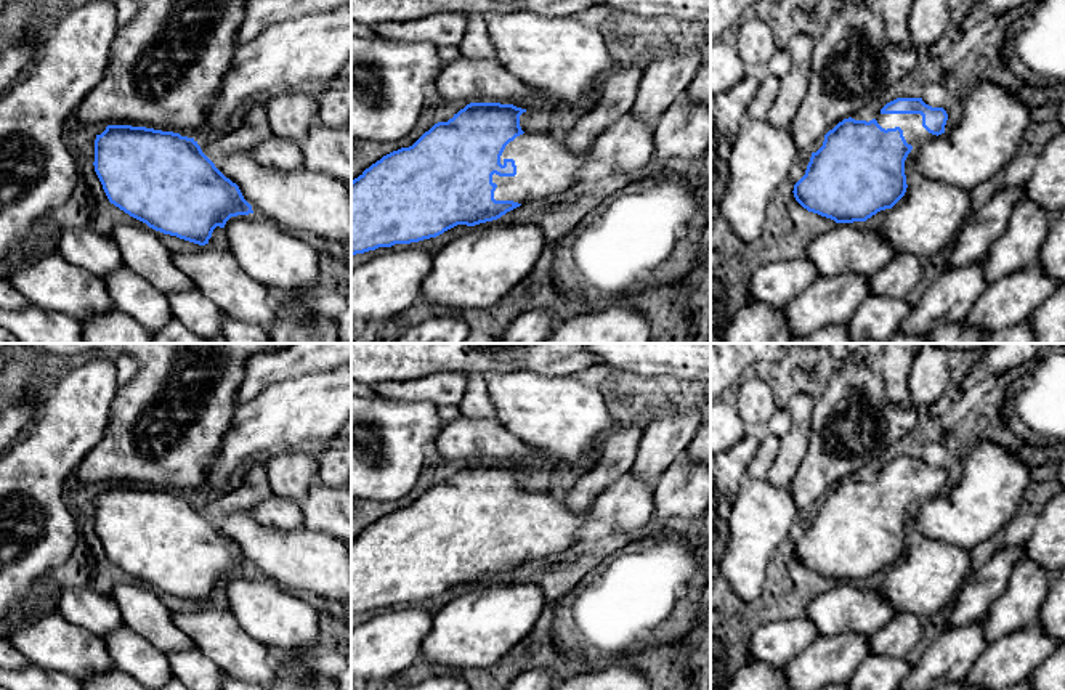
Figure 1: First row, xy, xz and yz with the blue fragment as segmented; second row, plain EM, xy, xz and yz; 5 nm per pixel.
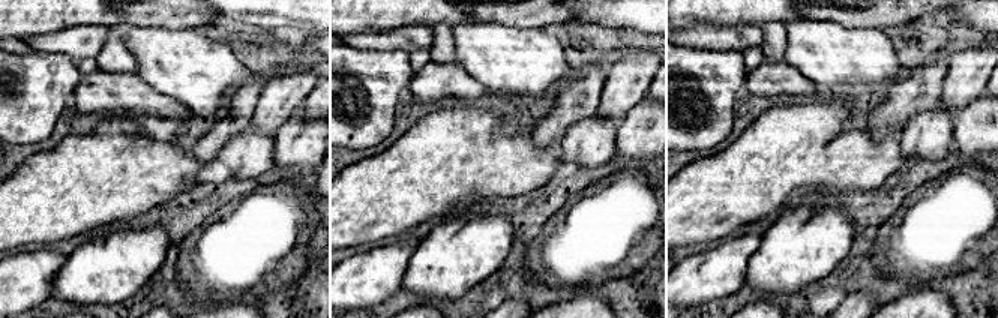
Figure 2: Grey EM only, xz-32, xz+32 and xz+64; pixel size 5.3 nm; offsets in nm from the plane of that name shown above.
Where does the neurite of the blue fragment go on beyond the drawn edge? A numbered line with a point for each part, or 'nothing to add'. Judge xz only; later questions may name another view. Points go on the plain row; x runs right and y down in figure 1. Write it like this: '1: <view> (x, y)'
1: xz (544, 523)

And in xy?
1: xy (308, 560)

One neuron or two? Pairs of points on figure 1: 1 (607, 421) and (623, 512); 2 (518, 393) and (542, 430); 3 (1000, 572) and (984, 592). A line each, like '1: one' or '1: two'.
1: two
2: one
3: one

